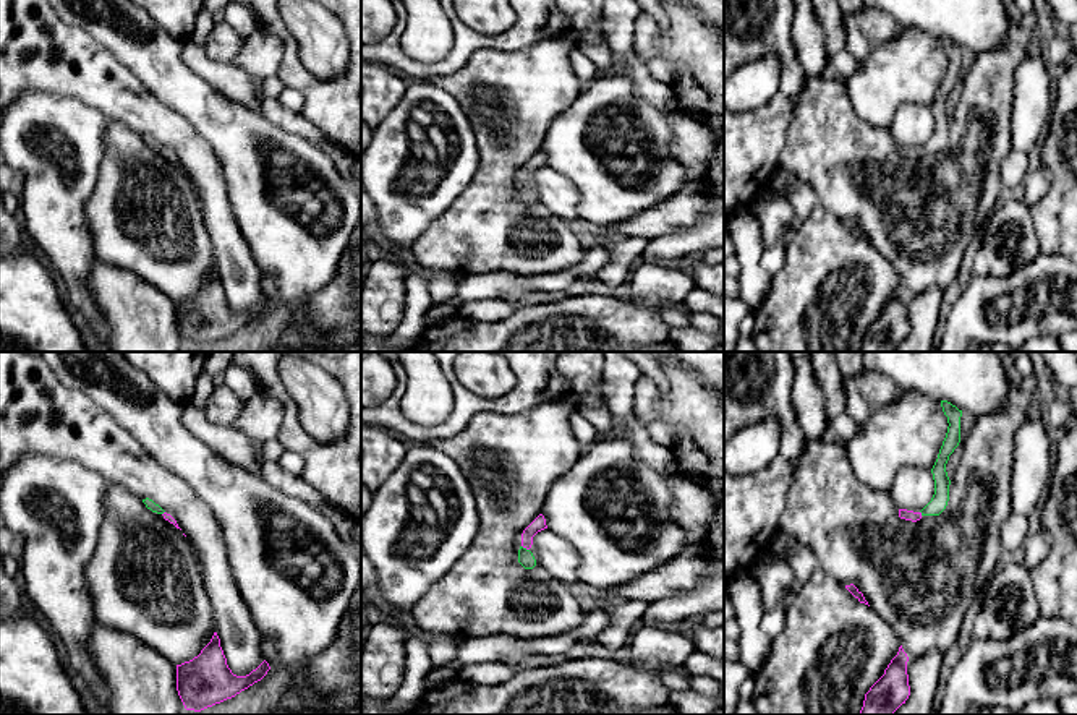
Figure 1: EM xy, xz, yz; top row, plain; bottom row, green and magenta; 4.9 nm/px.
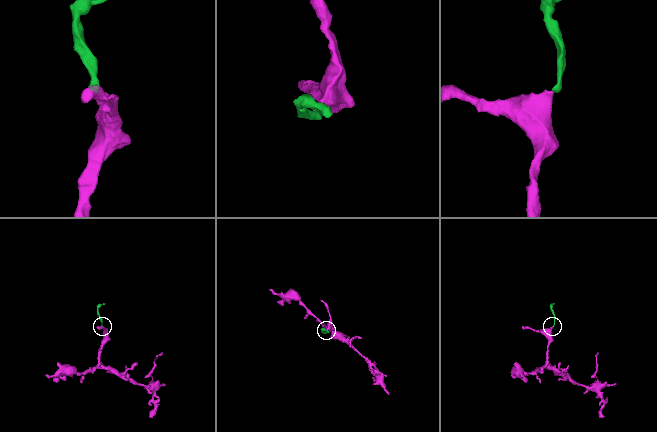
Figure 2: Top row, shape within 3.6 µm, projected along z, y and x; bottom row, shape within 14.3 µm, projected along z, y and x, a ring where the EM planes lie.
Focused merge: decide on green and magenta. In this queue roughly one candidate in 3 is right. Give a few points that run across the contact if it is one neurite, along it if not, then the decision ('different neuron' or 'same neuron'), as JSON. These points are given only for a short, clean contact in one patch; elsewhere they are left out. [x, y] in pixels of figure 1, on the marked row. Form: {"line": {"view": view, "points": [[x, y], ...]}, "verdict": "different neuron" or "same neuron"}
{"line": {"view": "xz", "points": [[525, 556], [525, 548], [527, 535], [538, 524]]}, "verdict": "same neuron"}

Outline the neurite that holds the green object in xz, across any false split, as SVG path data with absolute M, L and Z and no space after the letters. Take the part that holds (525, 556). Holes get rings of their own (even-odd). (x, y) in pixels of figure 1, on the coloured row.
M539 514L521 533L521 546L518 550L518 563L525 569L533 569L536 566L536 559L534 559L533 553L530 551L530 548L533 545L533 537L544 529L547 529L546 519L543 514Z

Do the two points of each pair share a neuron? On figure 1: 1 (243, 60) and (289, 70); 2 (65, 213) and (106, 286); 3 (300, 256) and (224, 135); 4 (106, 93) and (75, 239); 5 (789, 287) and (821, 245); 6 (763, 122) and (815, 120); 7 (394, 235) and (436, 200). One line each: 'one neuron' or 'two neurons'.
1: two neurons
2: two neurons
3: one neuron
4: two neurons
5: one neuron
6: two neurons
7: one neuron

